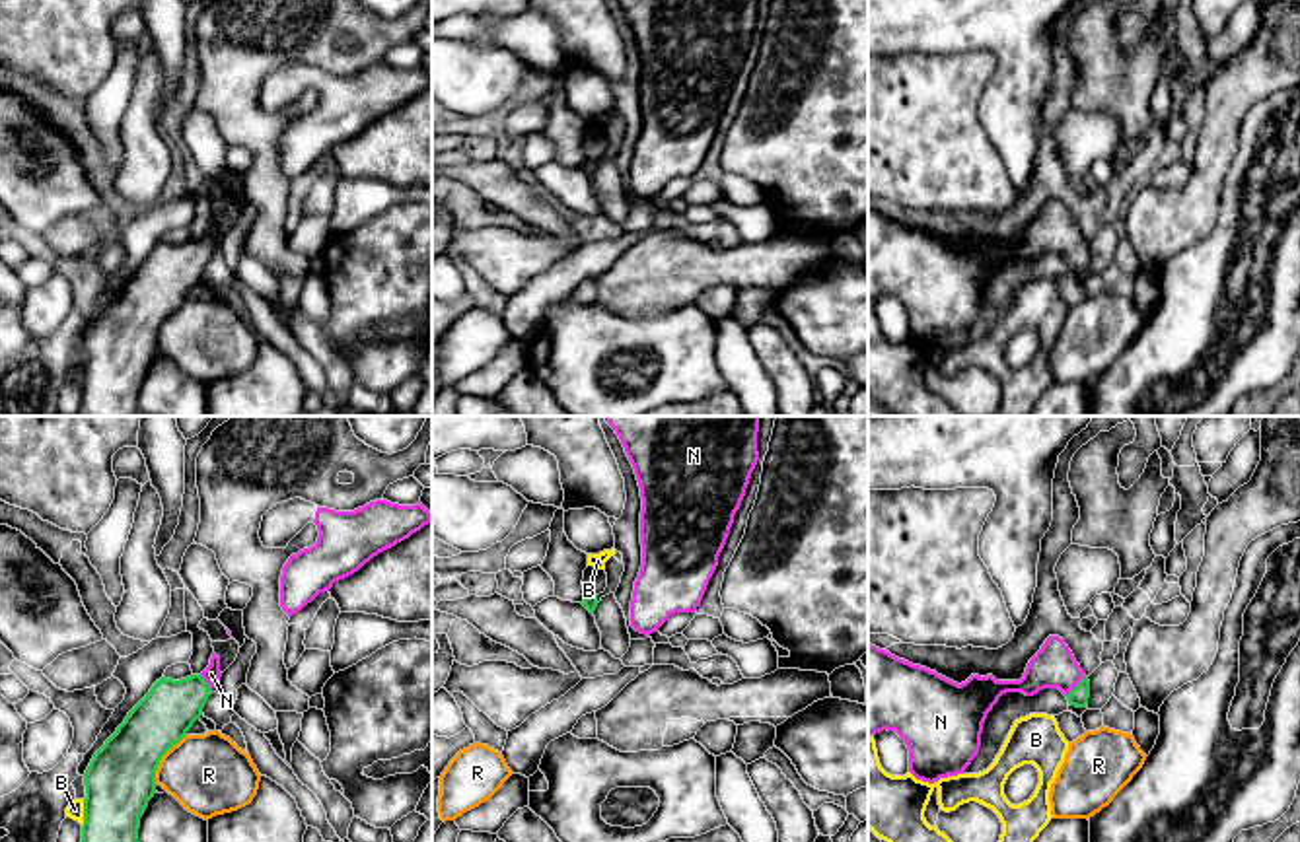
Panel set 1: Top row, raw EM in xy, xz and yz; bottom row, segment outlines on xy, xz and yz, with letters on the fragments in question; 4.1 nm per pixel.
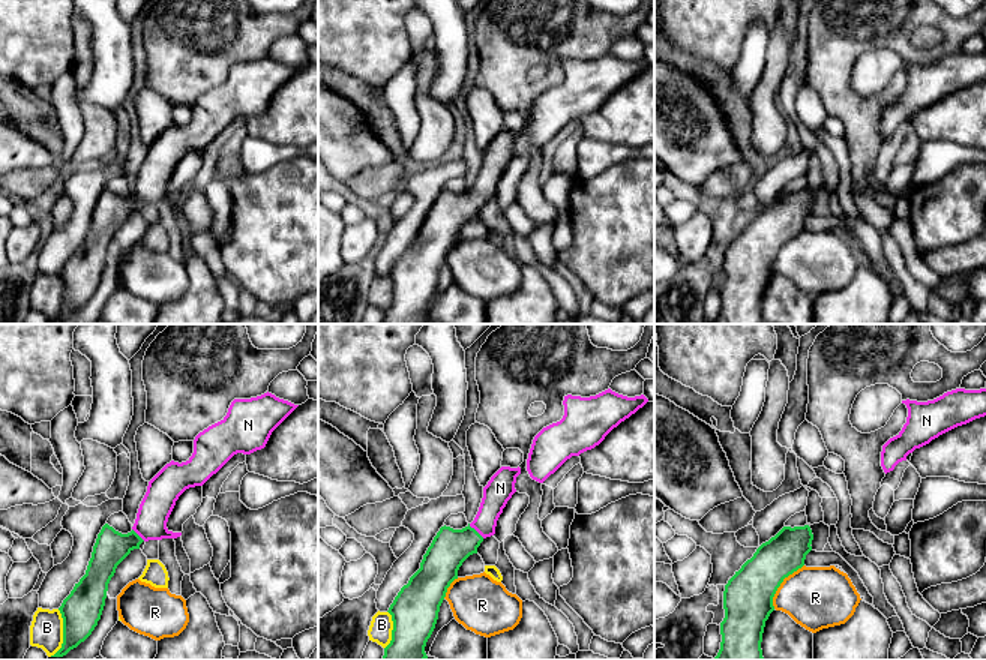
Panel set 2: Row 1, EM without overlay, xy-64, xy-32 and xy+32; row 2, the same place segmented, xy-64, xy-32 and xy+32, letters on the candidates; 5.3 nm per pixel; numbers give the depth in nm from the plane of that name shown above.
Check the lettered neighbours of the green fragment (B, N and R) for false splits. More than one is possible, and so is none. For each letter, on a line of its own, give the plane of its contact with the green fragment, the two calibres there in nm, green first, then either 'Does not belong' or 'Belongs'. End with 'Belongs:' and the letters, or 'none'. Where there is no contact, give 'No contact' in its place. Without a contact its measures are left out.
B: Touches green in xy. Thickness 280 nm (green) against 70 nm. Does not belong
N: Touches green in yz. Thickness 80 nm (green) against 180 nm. Belongs
R: Touches green in xy. Thickness 280 nm (green) against 340 nm. Does not belong
Belongs: N

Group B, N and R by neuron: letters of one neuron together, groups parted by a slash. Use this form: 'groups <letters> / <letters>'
groups B / N / R

